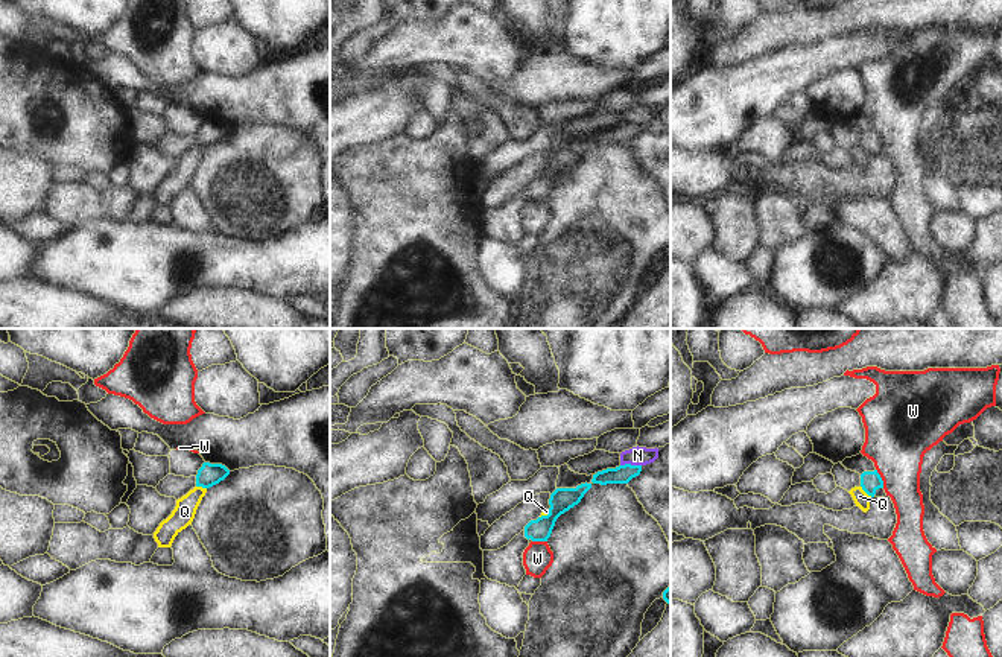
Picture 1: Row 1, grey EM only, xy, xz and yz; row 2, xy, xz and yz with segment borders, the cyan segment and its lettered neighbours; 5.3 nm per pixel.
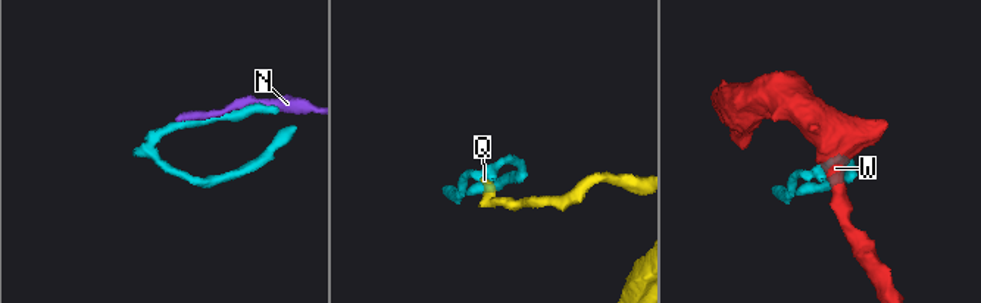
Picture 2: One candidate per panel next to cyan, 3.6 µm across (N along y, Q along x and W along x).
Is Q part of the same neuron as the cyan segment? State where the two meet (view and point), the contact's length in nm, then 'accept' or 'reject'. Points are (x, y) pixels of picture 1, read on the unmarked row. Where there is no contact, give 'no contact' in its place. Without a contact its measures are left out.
contact yz (865, 151); length 90 nm; reject

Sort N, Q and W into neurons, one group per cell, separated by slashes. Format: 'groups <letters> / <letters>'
groups N / Q / W

